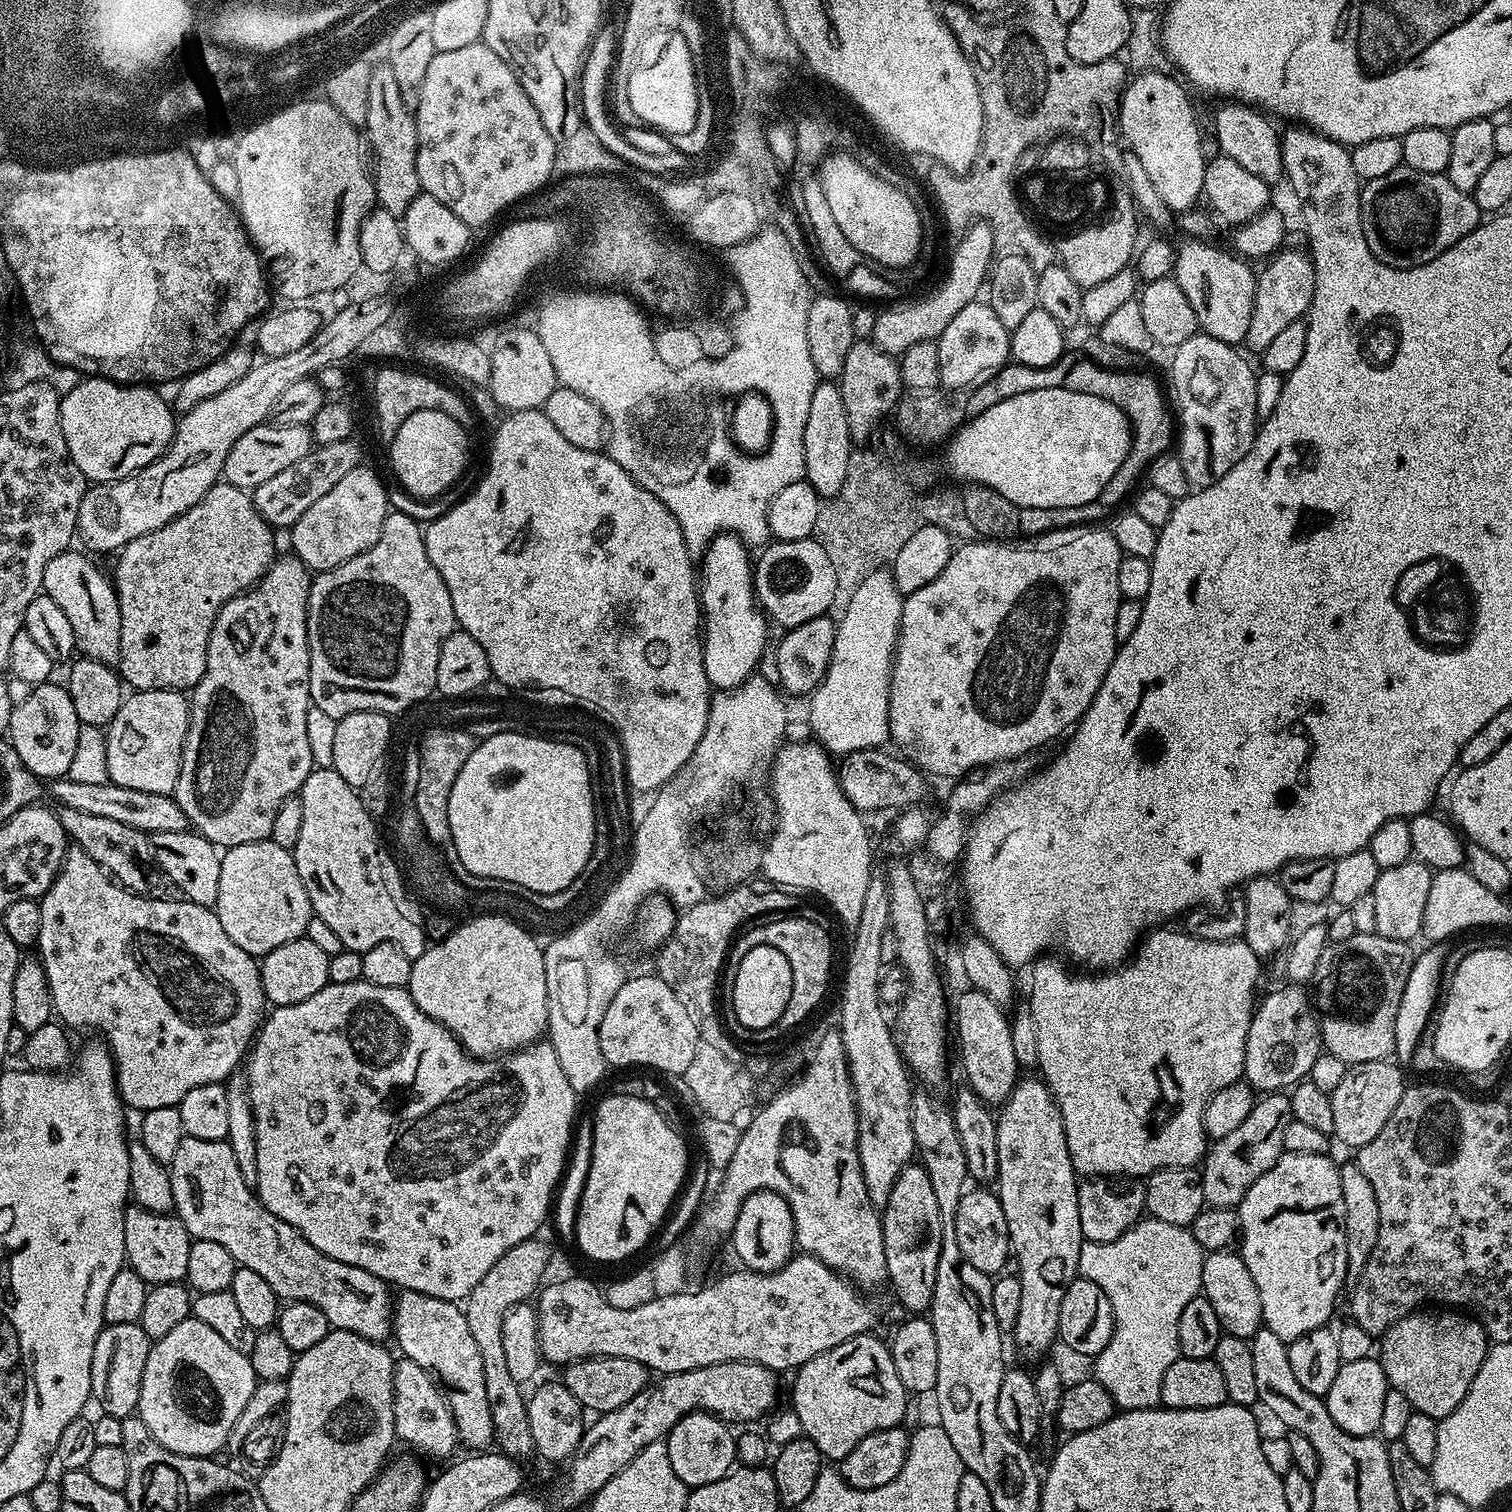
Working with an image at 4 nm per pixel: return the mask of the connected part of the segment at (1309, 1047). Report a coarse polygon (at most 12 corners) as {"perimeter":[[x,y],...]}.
{"perimeter":[[1301,985],[1259,1001],[1243,1077],[1262,1094],[1311,1073],[1319,1021]]}

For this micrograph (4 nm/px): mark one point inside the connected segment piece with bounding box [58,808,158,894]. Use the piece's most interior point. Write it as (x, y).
(125, 853)

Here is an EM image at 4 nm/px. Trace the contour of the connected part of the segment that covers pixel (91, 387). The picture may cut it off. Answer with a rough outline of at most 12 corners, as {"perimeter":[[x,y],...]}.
{"perimeter":[[81,379],[60,401],[85,480],[133,476],[178,416],[152,386]]}

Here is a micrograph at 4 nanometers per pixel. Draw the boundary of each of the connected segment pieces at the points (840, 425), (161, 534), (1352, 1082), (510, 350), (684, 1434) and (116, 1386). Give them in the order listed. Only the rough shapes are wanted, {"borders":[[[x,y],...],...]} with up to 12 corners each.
{"borders":[[[839,383],[806,418],[804,479],[822,498],[846,482],[854,441]],[[217,482],[121,548],[120,679],[191,690],[227,600],[277,559]],[[1391,1059],[1349,1067],[1332,1136],[1358,1150],[1390,1122],[1406,1087]],[[531,327],[495,333],[494,398],[509,413],[543,409],[558,387]],[[708,1412],[683,1416],[666,1437],[671,1469],[689,1488],[727,1476],[731,1428]],[[110,1324],[94,1342],[92,1396],[105,1416],[138,1409],[153,1341]]]}

